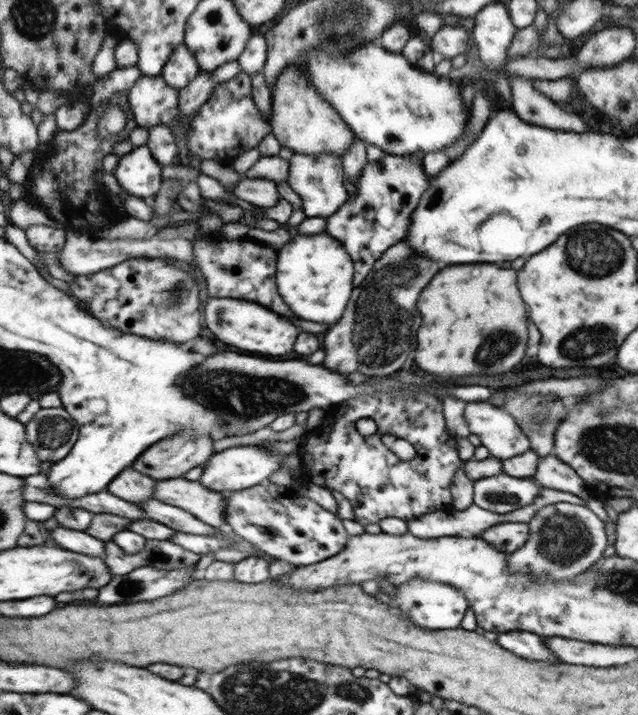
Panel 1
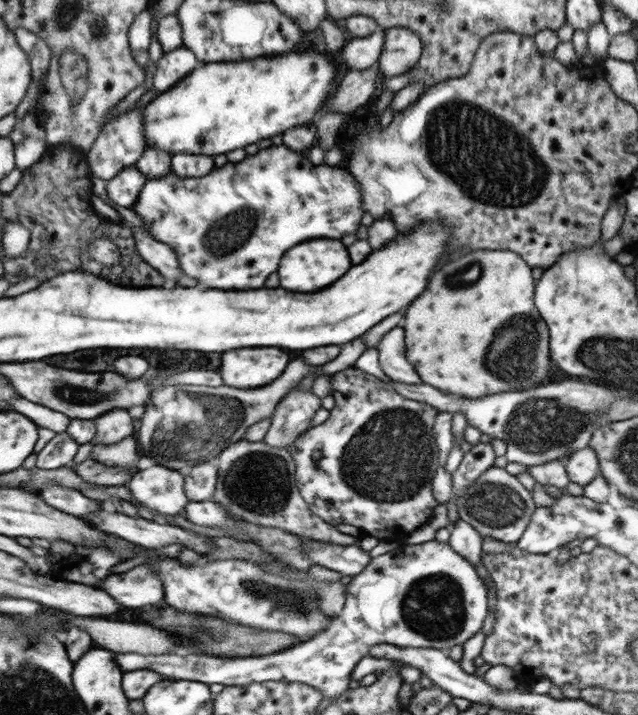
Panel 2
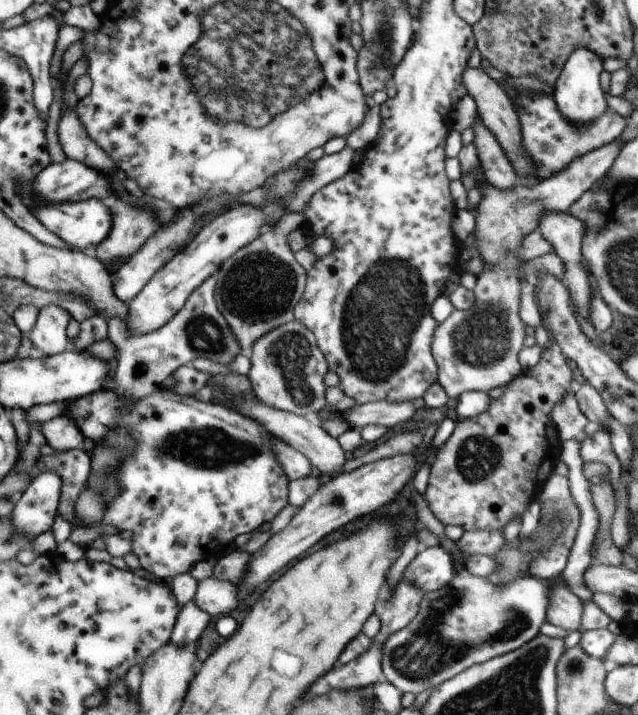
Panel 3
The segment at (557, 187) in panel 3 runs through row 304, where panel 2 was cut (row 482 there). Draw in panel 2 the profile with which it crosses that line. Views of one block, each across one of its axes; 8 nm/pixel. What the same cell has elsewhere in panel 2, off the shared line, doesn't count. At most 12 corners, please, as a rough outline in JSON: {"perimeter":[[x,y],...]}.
{"perimeter":[[503,468],[477,476],[455,499],[481,537],[516,542],[535,511]]}

